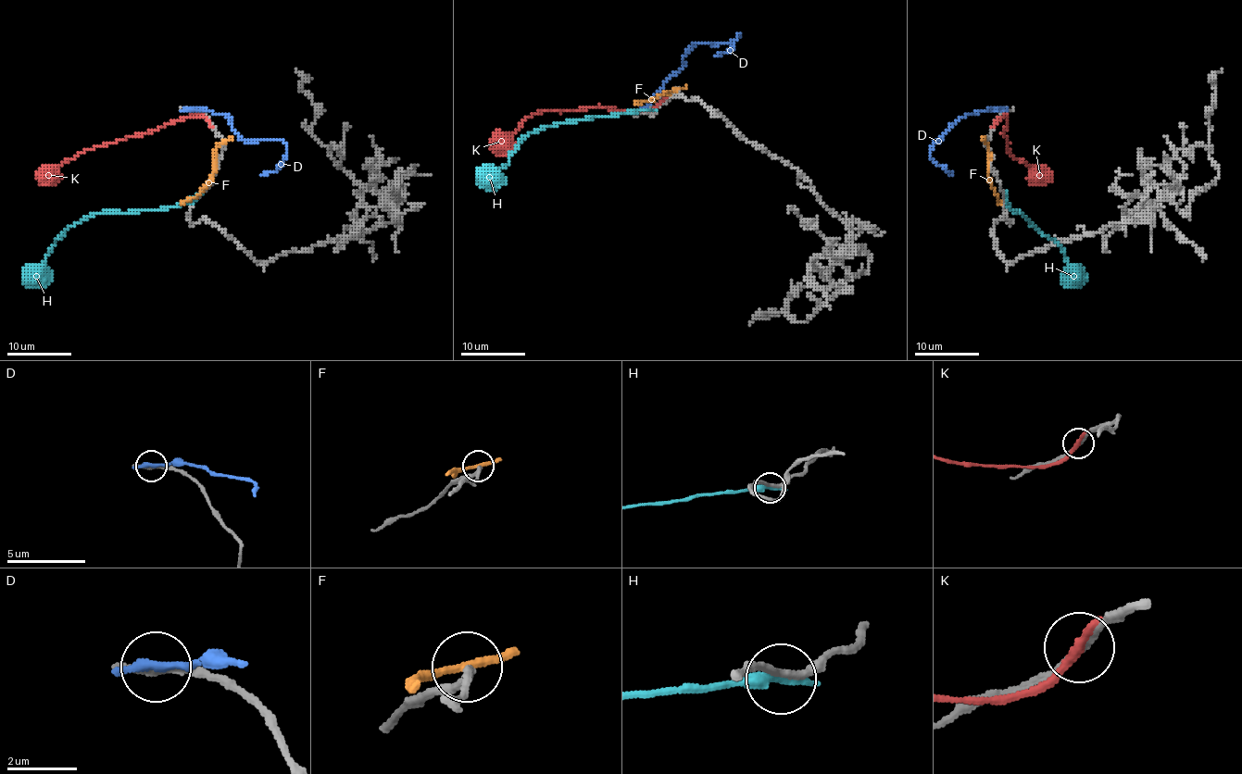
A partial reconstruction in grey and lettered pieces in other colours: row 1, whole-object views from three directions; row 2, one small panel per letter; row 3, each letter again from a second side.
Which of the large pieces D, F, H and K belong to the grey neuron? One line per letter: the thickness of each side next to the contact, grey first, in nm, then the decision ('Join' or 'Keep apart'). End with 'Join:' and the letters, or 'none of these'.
D: Thickness 240 nm (grey) against 340 nm. Join
F: Thickness 200 nm (grey) against 200 nm. Keep apart
H: Thickness 240 nm (grey) against 380 nm. Keep apart
K: Thickness 200 nm (grey) against 220 nm. Keep apart
Join: D

